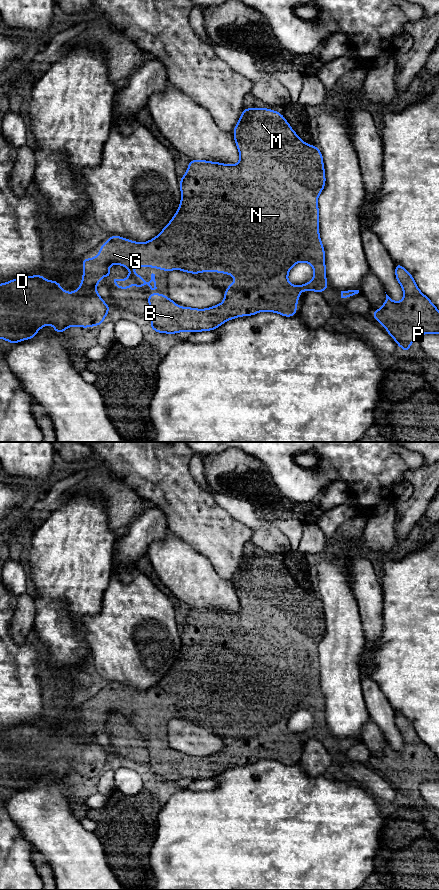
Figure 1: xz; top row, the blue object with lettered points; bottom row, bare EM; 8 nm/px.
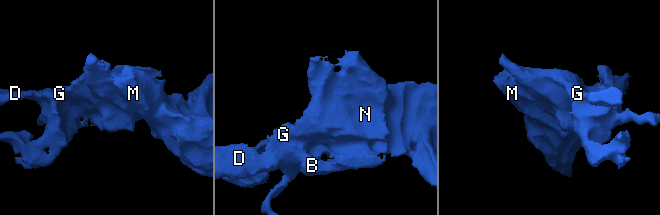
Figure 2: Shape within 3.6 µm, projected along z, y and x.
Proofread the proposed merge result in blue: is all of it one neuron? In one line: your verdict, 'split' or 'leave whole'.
leave whole

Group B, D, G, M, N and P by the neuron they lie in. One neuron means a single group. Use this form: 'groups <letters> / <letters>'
groups B D G M N P

